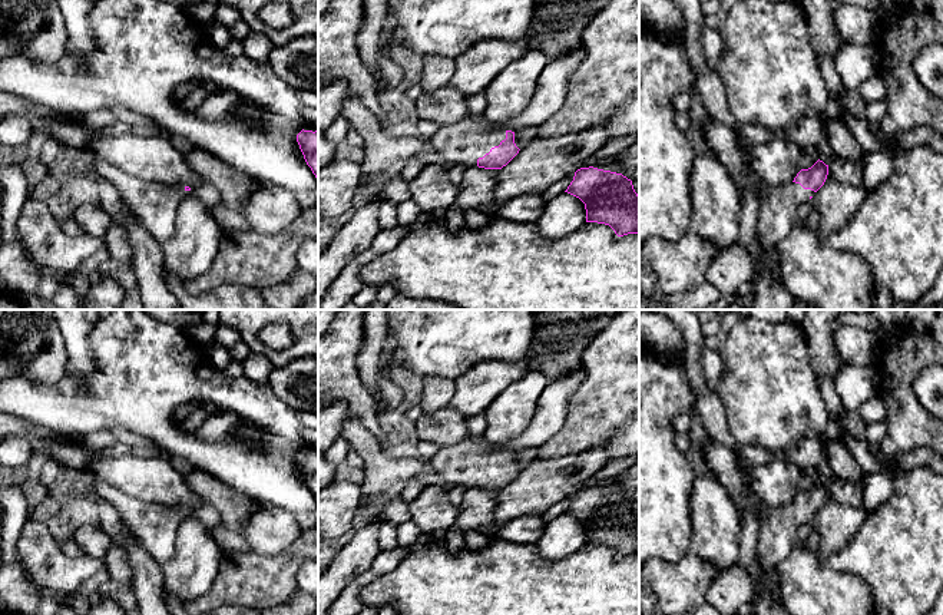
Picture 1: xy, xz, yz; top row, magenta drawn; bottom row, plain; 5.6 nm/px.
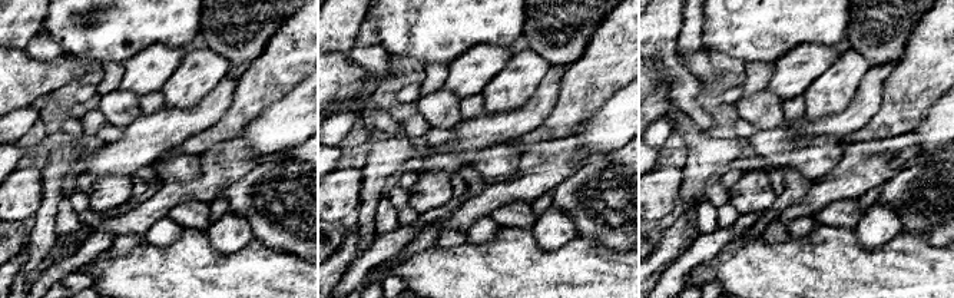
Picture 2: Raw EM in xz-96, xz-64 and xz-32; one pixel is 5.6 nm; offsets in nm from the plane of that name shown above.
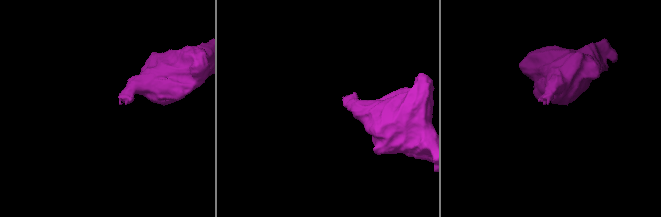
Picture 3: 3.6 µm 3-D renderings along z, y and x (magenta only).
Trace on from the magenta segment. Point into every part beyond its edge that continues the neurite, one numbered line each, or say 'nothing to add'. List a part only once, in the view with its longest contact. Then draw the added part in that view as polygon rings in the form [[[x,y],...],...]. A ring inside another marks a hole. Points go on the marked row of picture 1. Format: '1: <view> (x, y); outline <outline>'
1: xz (473, 136); outline [[[466,116],[457,123],[439,126],[429,142],[431,151],[439,152],[444,162],[476,168],[477,159],[504,139],[506,130],[494,129],[484,116]]]

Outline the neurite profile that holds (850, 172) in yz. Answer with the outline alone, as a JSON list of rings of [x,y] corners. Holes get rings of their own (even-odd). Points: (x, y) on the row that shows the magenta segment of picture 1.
[[[834,159],[828,168],[828,173],[844,185],[863,186],[863,161]]]

